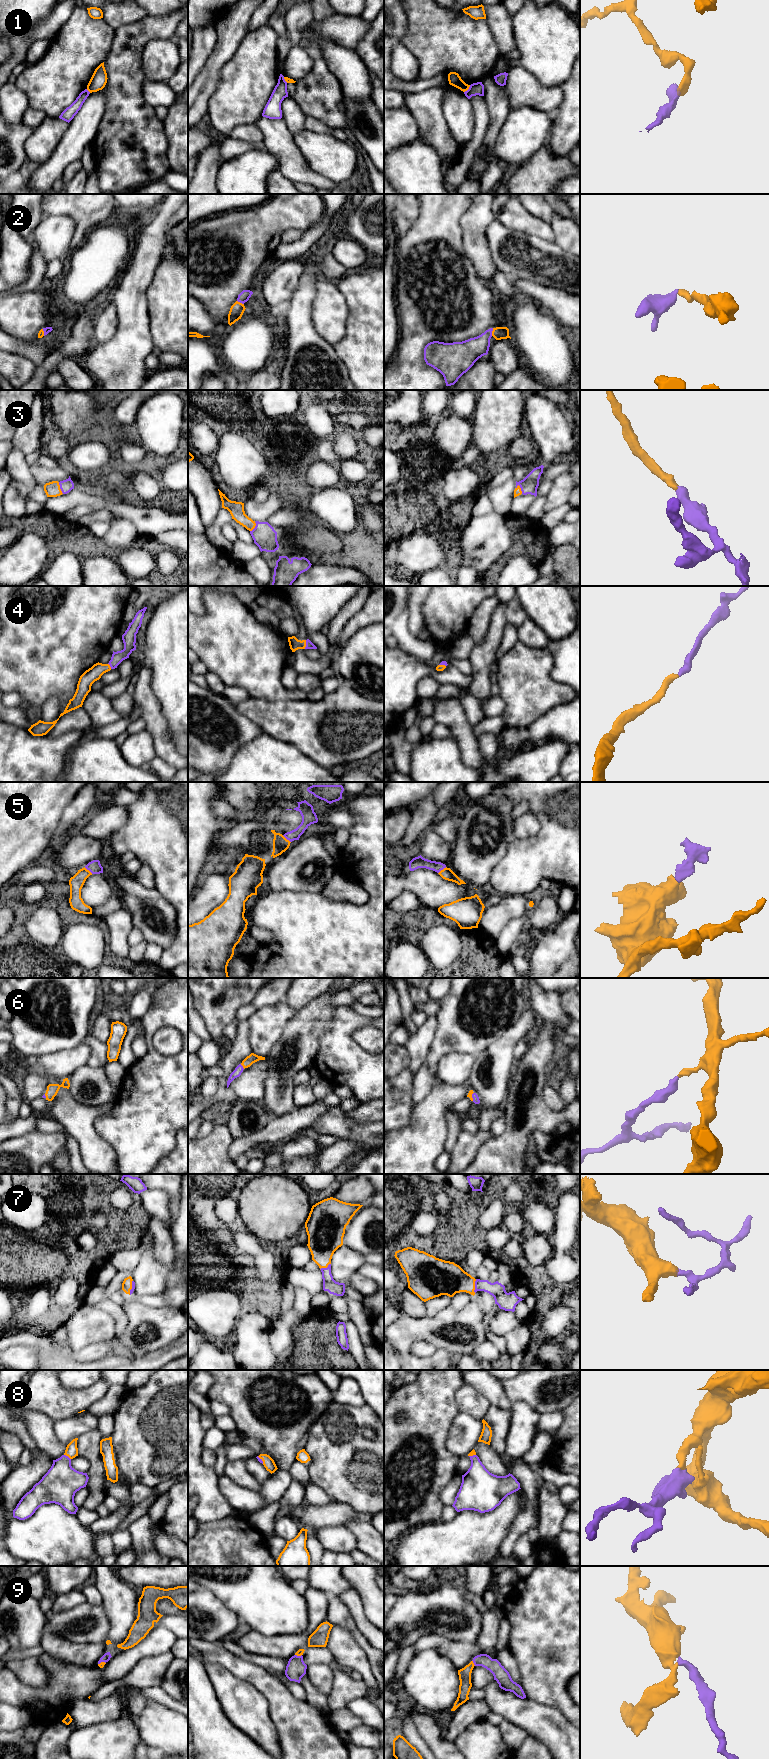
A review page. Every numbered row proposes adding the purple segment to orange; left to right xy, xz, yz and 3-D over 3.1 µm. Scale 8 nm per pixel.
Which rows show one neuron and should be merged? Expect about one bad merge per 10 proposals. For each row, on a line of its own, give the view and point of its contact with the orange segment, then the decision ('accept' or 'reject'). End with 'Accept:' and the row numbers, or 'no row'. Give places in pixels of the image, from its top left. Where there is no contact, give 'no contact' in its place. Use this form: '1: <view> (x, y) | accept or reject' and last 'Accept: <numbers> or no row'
1: yz (467, 89) | reject
2: yz (492, 332) | accept
3: yz (520, 489) | accept
4: xz (305, 644) | accept
5: xz (285, 838) | accept
6: xz (242, 1065) | accept
7: yz (474, 1286) | accept
8: xy (67, 1455) | accept
9: yz (473, 1663) | accept
Accept: 2, 3, 4, 5, 6, 7, 8, 9

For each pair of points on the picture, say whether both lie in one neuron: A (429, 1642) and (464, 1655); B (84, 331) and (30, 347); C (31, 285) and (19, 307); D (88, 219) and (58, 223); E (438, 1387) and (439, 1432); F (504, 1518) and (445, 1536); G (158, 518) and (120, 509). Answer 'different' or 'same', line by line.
A: same
B: different
C: different
D: different
E: same
F: same
G: same

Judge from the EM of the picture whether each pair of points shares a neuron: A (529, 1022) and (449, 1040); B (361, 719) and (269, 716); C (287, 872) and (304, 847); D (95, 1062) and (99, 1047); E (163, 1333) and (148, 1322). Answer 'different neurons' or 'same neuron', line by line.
A: different neurons
B: same neuron
C: same neuron
D: same neuron
E: same neuron

